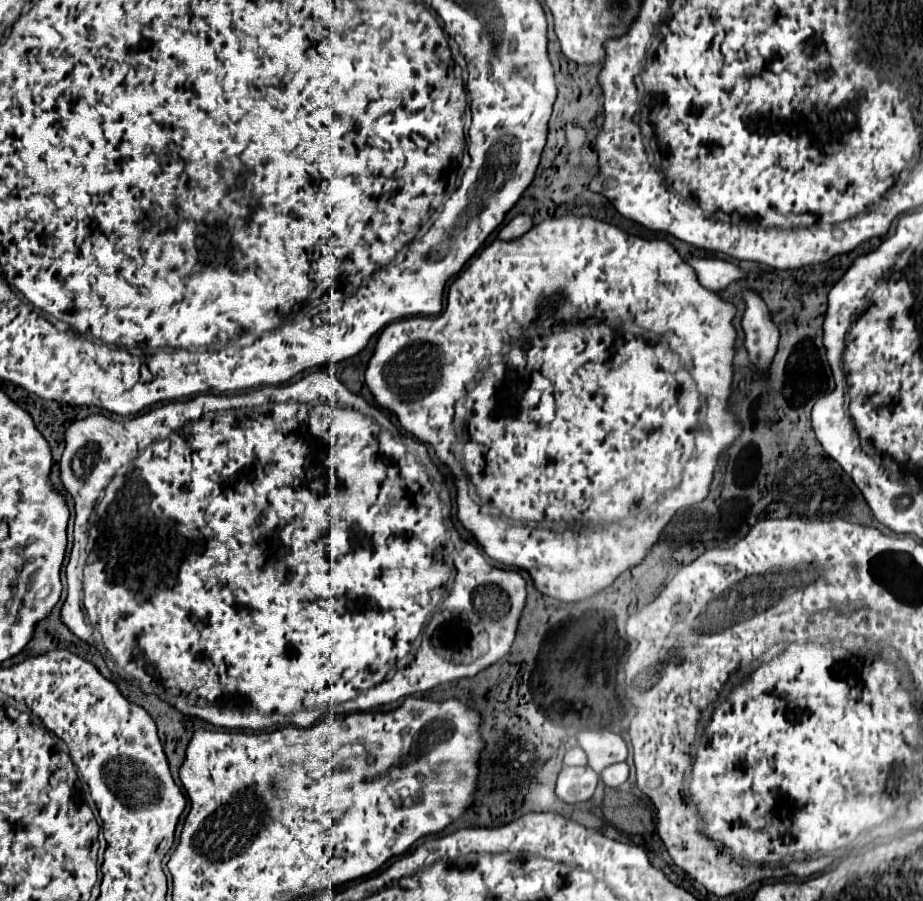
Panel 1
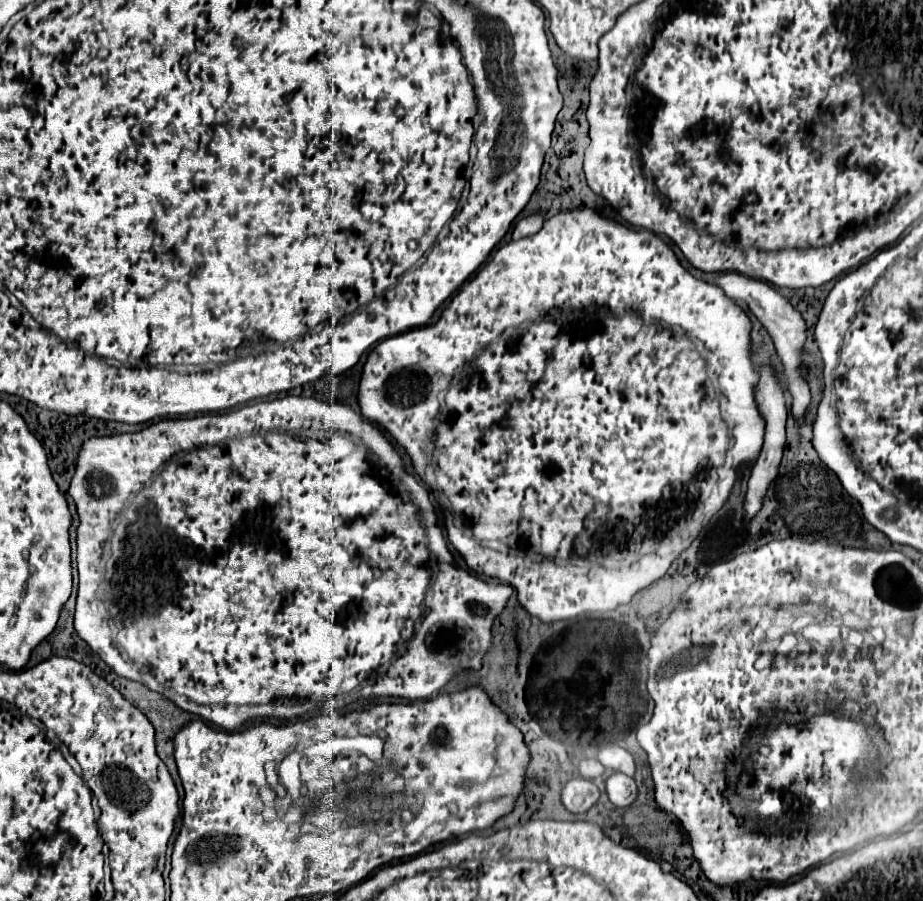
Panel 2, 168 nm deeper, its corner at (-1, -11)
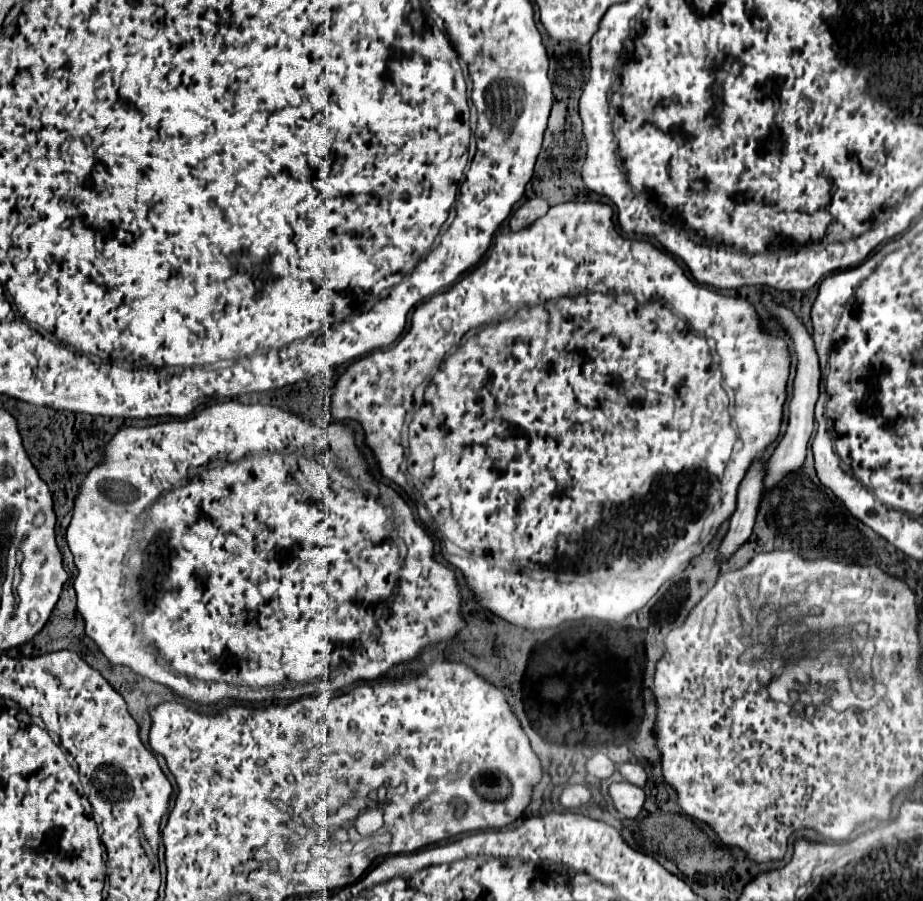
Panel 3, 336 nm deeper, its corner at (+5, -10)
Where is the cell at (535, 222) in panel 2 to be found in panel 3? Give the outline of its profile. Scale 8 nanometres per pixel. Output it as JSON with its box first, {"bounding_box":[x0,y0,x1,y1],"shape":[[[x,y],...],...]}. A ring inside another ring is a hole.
{"bounding_box":[509,198,549,230],"shape":[[[531,198],[513,212],[509,226],[511,226],[511,230],[521,230],[521,228],[529,226],[531,222],[535,222],[537,218],[541,218],[547,210],[549,210],[549,204],[543,198]]]}

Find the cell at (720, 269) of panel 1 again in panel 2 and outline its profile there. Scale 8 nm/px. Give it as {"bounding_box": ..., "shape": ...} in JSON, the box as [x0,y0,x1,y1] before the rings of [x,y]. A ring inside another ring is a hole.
{"bounding_box":[715,273,811,419],"shape":[[[721,273],[715,279],[715,285],[721,287],[725,291],[725,295],[733,301],[745,301],[747,307],[751,309],[751,313],[763,323],[763,327],[769,331],[769,335],[773,337],[775,349],[785,365],[785,377],[789,383],[789,391],[793,395],[793,417],[795,419],[803,419],[803,413],[811,401],[811,393],[809,393],[809,385],[801,379],[799,375],[799,365],[801,365],[801,347],[805,343],[805,321],[803,317],[791,307],[791,303],[781,297],[773,287],[769,287],[763,281],[755,281],[751,277],[739,275],[739,273]]]}

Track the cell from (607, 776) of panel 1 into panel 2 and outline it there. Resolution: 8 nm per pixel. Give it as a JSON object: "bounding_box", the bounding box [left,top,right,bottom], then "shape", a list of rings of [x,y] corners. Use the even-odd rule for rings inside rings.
{"bounding_box":[605,773,637,807],"shape":[[[623,773],[609,775],[609,779],[605,781],[605,789],[607,789],[609,801],[615,807],[629,807],[637,797],[637,785],[633,777],[627,777]]]}

